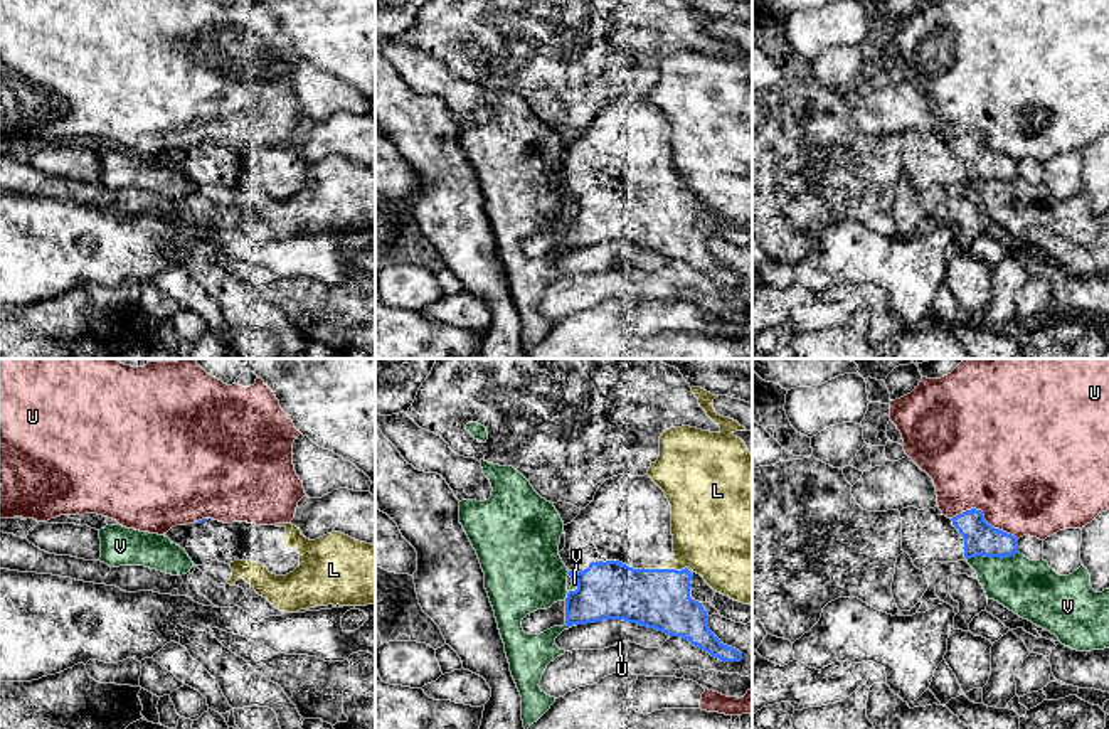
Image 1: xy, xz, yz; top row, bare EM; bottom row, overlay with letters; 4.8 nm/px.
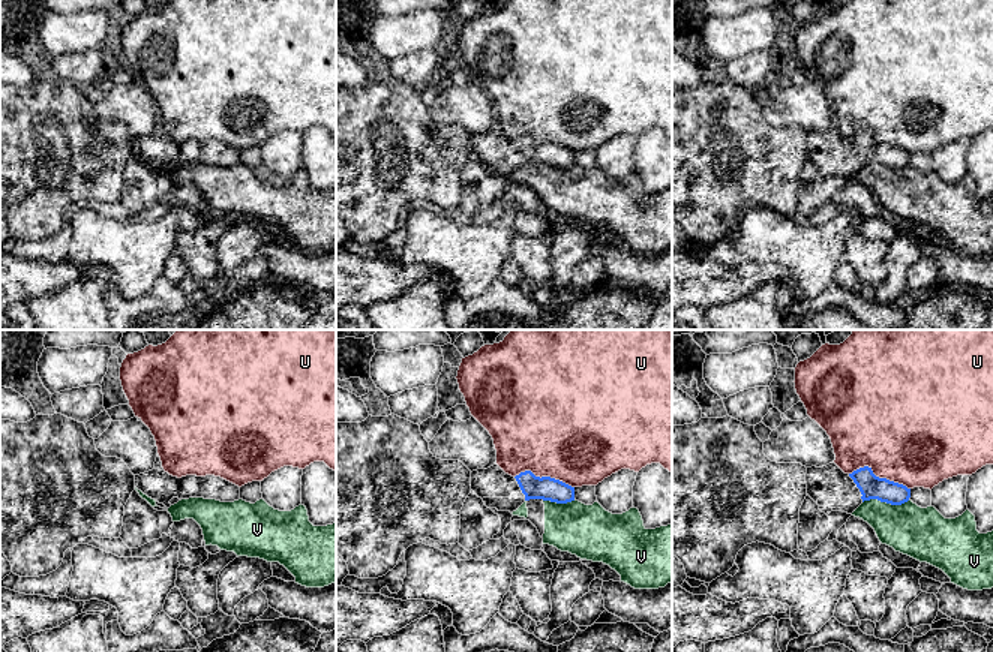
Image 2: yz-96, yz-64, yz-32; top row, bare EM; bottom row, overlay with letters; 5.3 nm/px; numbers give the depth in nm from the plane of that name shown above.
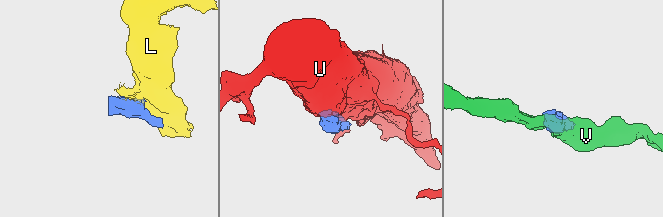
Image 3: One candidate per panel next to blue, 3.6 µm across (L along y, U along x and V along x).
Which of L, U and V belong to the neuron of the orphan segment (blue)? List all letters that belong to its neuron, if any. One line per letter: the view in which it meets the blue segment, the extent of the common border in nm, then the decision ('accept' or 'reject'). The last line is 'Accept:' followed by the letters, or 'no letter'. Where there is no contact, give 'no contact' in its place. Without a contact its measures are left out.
L: meets blue in xz; contact 200 nm long; reject
U: meets blue in yz; contact 340 nm long; reject
V: meets blue in yz; contact 240 nm long; reject
Accept: no letter

